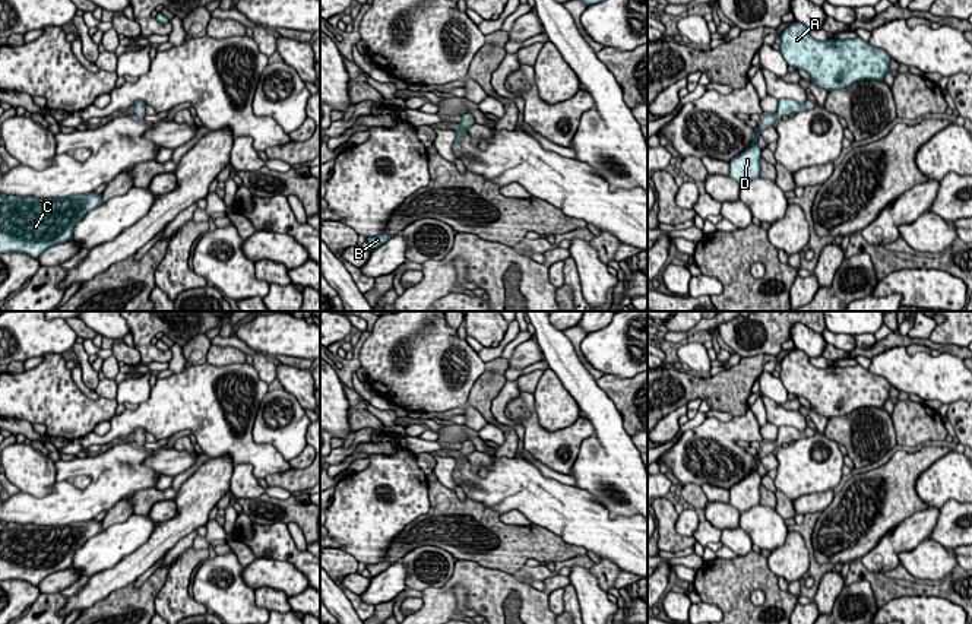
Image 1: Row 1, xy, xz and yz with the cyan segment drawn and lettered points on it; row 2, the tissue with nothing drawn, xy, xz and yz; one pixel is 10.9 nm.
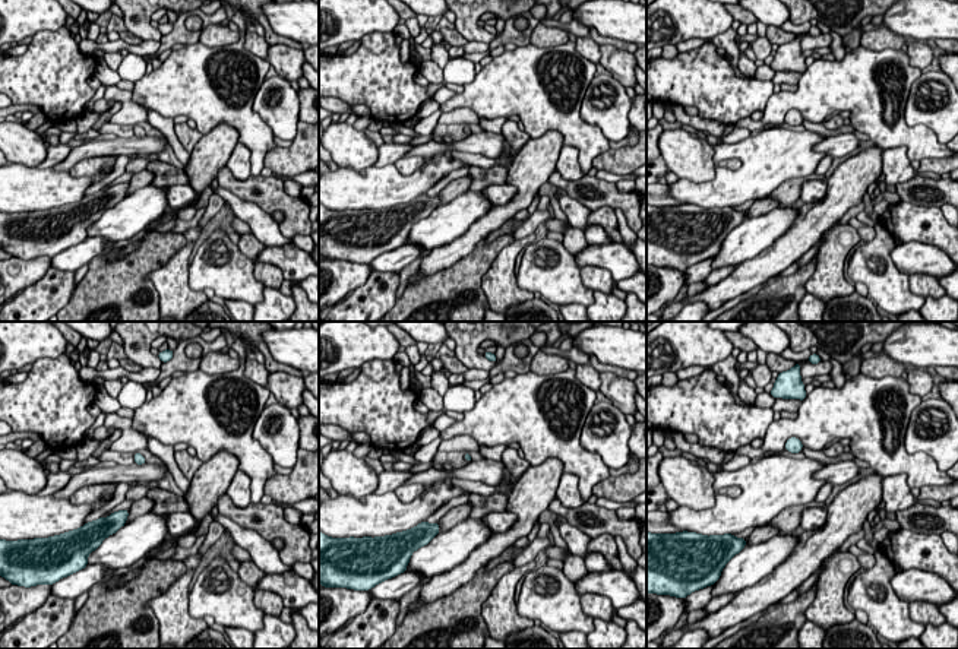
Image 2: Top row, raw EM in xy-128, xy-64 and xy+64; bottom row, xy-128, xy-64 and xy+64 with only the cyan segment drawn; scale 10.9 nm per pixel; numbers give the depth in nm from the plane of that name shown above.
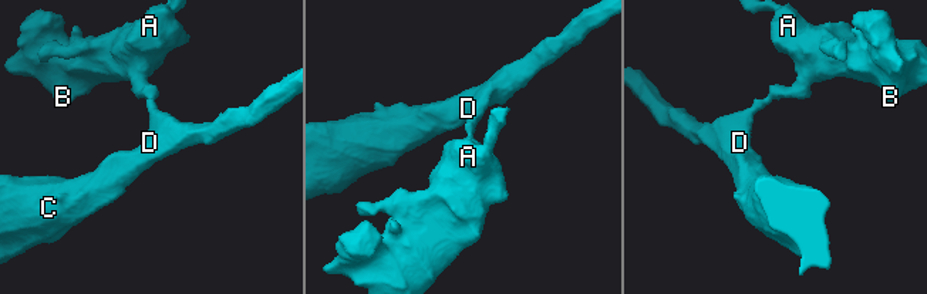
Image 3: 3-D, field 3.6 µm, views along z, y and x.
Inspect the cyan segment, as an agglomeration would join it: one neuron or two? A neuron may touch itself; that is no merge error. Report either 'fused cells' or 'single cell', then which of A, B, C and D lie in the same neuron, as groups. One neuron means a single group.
single cell; A B C D

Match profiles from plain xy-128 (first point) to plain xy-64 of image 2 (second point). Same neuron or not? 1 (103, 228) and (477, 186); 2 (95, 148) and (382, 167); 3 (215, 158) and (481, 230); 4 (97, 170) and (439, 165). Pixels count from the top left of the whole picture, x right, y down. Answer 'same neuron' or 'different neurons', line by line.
1: different neurons
2: different neurons
3: same neuron
4: different neurons

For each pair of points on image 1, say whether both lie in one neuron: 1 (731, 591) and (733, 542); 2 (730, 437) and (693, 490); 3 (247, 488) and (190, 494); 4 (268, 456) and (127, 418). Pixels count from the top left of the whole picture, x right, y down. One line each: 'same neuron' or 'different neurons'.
1: different neurons
2: different neurons
3: different neurons
4: same neuron

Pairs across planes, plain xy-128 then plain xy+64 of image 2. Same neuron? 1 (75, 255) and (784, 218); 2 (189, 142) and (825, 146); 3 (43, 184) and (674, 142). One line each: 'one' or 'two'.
1: one
2: two
3: two

